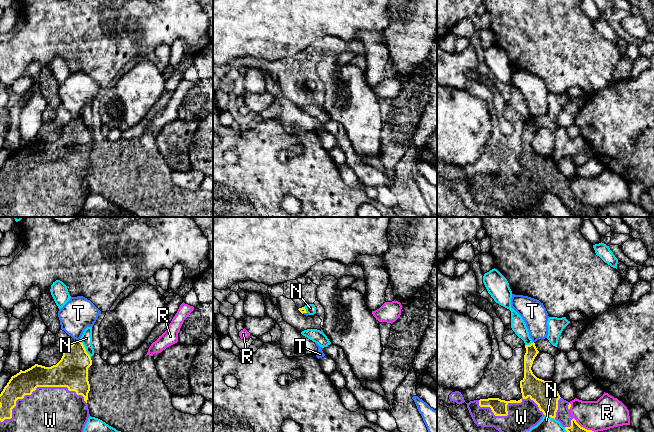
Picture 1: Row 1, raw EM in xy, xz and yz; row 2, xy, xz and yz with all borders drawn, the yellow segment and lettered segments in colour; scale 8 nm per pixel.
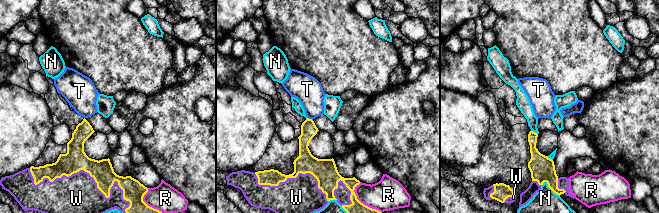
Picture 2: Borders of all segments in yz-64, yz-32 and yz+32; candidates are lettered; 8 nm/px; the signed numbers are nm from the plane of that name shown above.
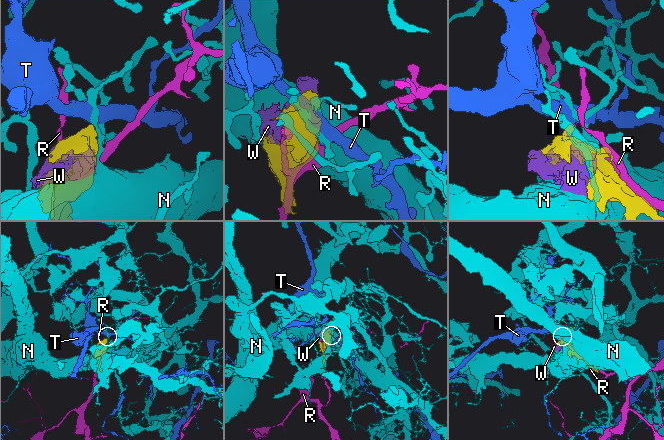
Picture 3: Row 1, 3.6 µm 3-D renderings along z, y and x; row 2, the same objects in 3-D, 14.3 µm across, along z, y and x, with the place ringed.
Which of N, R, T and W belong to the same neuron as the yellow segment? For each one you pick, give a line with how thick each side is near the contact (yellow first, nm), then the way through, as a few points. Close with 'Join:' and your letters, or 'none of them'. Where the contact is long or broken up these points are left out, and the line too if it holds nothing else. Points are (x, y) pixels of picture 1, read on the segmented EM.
W: Thickness 220 nm (yellow) against 360 nm
Join: W

